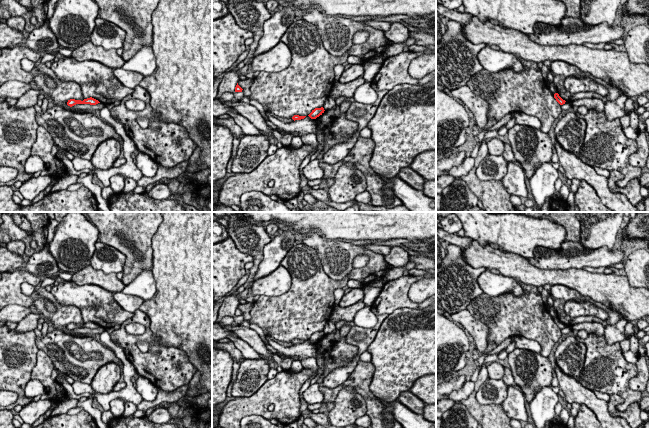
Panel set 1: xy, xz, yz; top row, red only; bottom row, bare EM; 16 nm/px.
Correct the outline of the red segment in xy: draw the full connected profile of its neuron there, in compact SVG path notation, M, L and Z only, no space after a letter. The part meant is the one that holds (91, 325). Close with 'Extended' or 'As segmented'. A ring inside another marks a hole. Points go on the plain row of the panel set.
M90 321L90 322L84 323L83 325L81 325L81 324L75 324L75 323L70 323L70 324L68 324L67 329L70 330L70 331L72 331L72 330L74 330L76 328L96 329L98 327L100 327L98 324Z. As segmented

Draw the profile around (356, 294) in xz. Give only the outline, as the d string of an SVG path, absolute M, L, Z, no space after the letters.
M352 288L350 292L344 294L339 302L340 307L348 307L354 305L360 300L363 300L364 292L363 288Z

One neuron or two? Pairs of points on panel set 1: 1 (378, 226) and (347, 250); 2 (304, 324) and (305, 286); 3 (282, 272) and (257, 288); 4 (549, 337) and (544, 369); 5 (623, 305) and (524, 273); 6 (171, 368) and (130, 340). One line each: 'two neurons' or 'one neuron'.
1: two neurons
2: one neuron
3: one neuron
4: two neurons
5: one neuron
6: one neuron

